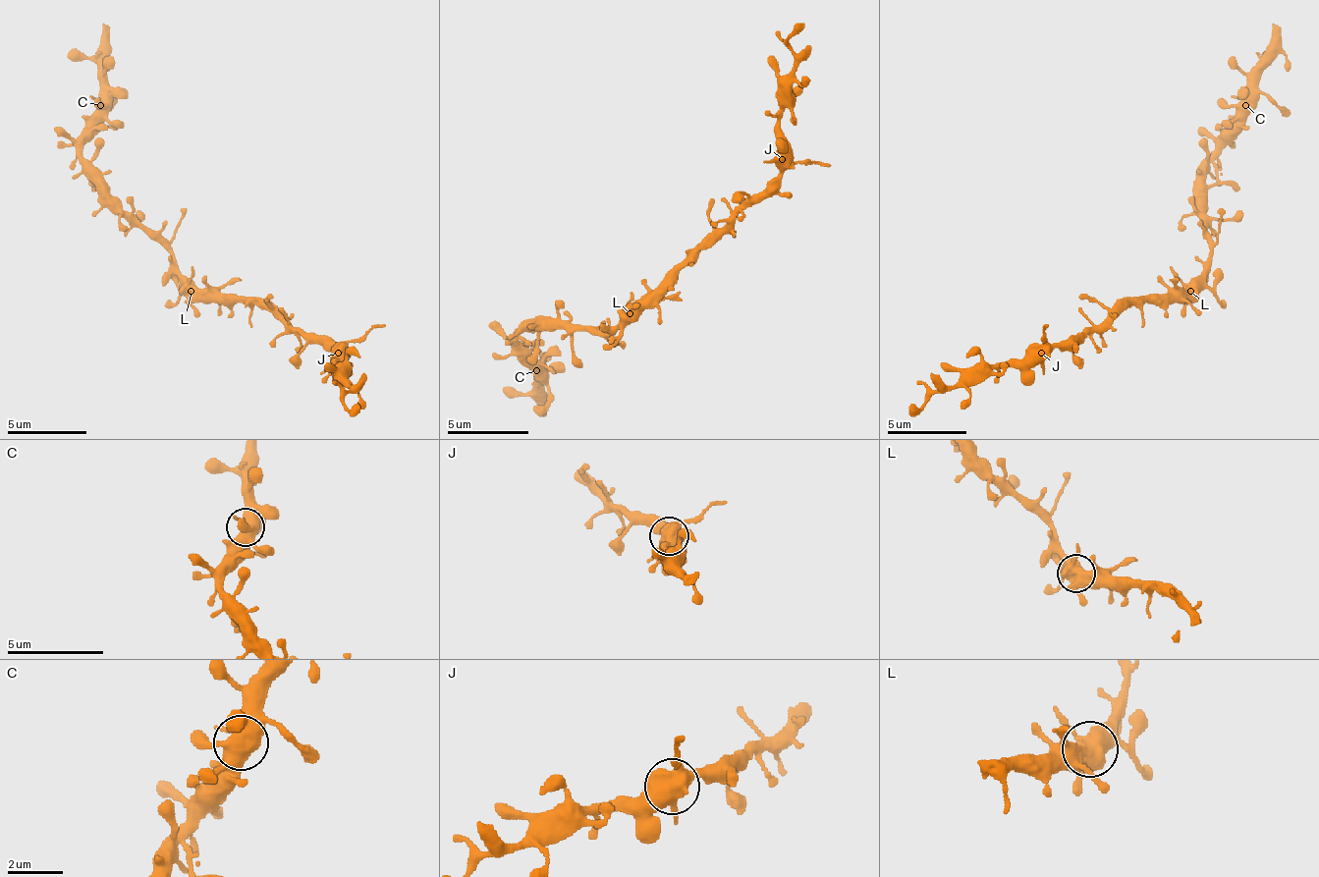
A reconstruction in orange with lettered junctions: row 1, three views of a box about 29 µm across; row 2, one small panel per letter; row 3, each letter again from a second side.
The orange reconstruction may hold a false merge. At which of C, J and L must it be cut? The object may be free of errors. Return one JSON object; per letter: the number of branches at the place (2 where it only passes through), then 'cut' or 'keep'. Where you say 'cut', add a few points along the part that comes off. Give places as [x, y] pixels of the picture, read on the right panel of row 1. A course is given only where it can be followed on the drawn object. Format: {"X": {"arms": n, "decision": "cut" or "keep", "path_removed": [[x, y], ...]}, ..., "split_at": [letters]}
{"C": {"arms": 3, "decision": "keep"}, "J": {"arms": 4, "decision": "keep"}, "L": {"arms": 4, "decision": "keep"}, "split_at": []}

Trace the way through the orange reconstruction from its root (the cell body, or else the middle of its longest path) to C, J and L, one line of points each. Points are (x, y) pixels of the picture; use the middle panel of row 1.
C: (650, 297), (646, 297), (610, 334), (589, 334), (585, 329), (524, 329), (516, 338), (516, 346), (536, 370)
J: (650, 297), (654, 297), (781, 171), (781, 158)
L: (650, 297), (646, 297), (630, 313)

